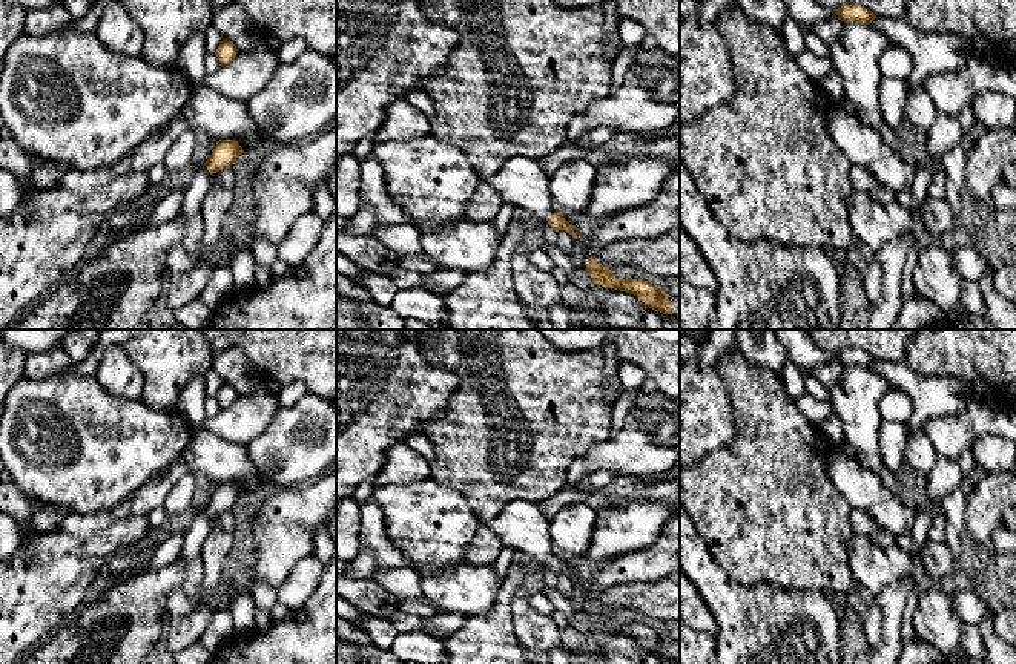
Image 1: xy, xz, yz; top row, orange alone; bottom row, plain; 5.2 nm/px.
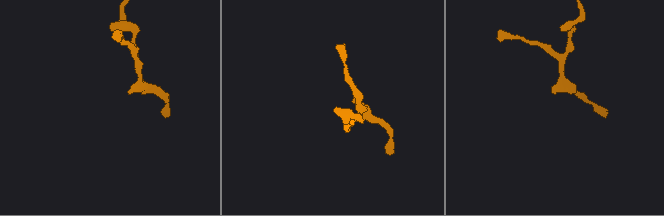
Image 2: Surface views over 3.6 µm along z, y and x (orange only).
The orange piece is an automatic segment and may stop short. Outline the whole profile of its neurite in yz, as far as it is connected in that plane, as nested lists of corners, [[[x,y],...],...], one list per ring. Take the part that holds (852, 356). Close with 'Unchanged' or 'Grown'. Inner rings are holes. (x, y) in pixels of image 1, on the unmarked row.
[[[847,348],[835,353],[835,357],[838,359],[838,363],[844,367],[863,367],[870,368],[876,359],[866,353],[861,348]]]. Unchanged

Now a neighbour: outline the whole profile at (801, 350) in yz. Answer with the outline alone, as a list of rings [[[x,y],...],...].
[[[775,330],[787,350],[789,359],[804,373],[815,376],[815,371],[829,363],[838,363],[833,351],[818,348],[807,330]]]

